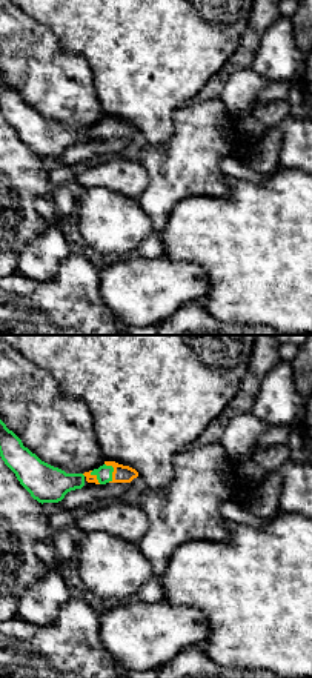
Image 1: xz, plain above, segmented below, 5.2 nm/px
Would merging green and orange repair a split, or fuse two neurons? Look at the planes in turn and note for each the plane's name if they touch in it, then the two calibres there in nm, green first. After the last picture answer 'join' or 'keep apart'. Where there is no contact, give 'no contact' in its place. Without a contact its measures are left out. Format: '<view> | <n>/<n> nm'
xz | 80/100 nm

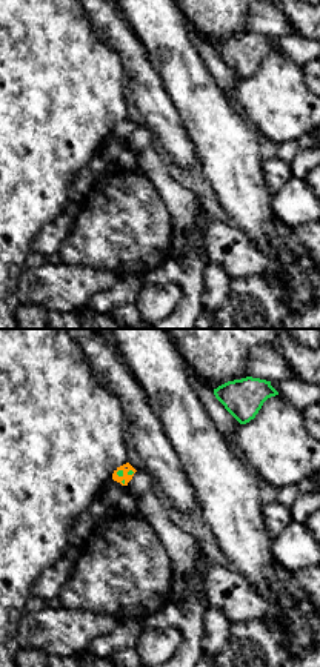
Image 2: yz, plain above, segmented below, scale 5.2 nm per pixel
yz | 30/50 nm

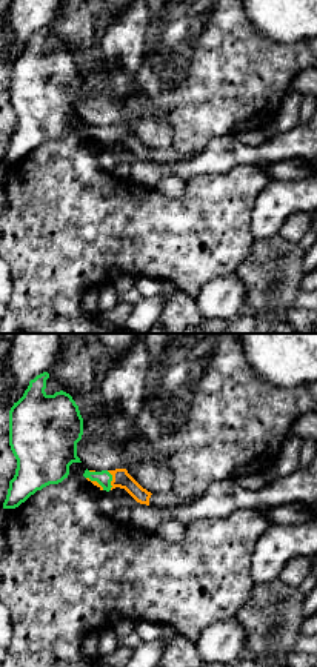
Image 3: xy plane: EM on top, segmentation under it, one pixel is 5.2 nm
xy | 80/100 nm

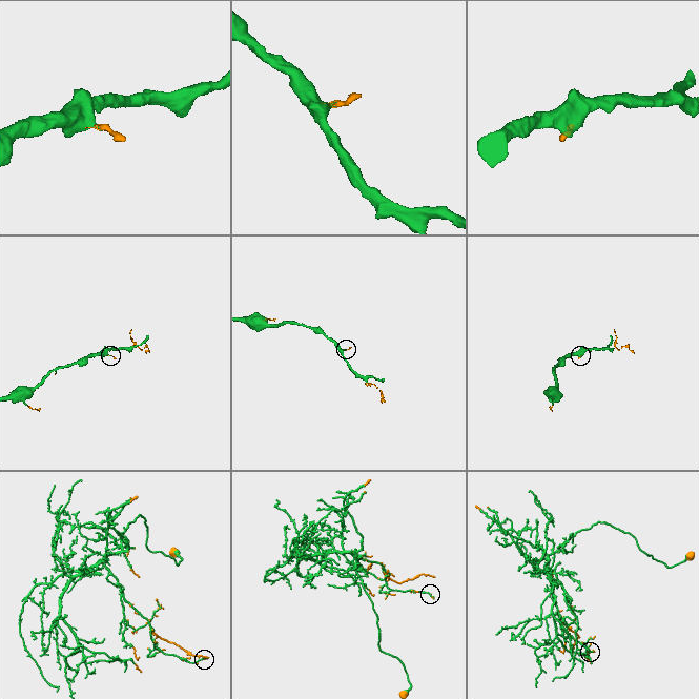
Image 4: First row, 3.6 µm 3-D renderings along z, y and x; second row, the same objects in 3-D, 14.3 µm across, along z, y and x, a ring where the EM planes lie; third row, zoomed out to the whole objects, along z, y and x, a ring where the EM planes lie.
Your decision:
join

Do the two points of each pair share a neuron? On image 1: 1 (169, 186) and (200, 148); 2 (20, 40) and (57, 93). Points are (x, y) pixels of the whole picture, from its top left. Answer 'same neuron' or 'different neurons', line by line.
1: same neuron
2: same neuron

